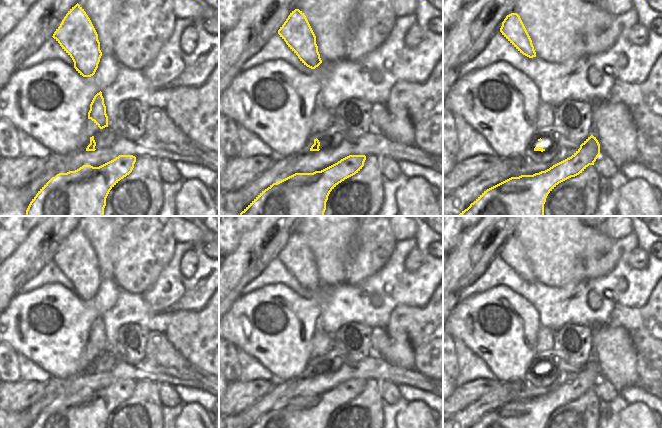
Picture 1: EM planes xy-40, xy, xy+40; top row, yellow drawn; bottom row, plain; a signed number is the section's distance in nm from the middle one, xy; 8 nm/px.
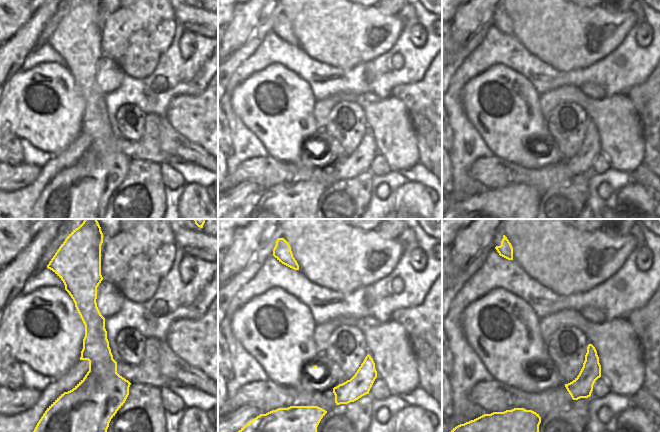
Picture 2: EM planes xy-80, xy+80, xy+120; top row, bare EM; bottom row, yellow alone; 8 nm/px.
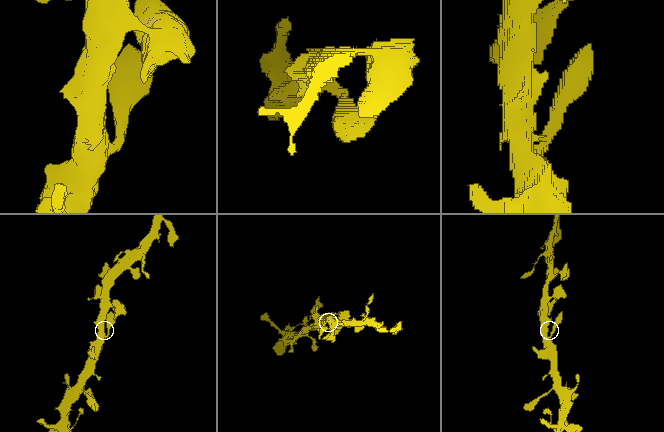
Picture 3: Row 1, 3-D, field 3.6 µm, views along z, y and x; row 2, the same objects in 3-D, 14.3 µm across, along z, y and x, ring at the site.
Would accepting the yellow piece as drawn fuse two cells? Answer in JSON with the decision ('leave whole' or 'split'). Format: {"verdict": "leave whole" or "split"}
{"verdict": "leave whole"}

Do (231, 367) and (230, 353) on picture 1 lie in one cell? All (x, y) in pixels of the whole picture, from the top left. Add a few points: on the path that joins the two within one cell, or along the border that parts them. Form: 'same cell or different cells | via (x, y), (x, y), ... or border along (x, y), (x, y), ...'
same cell | via (230, 364), (230, 356)

